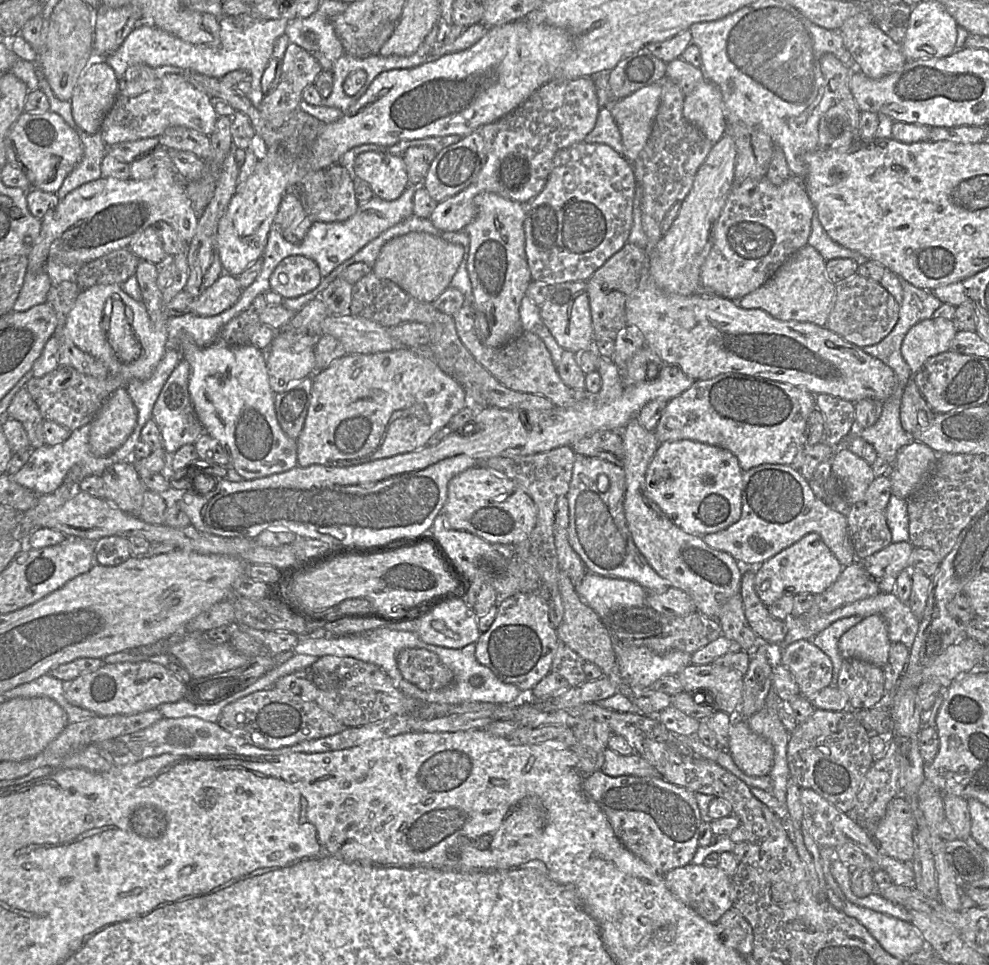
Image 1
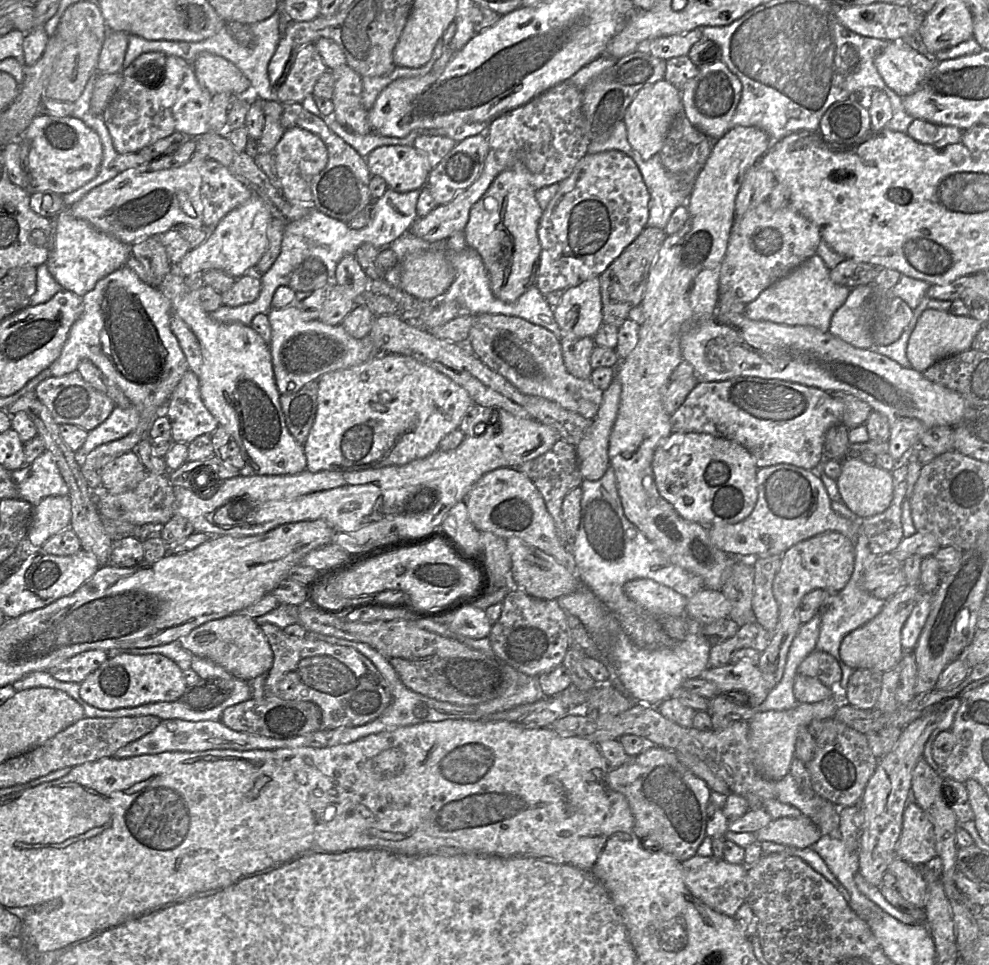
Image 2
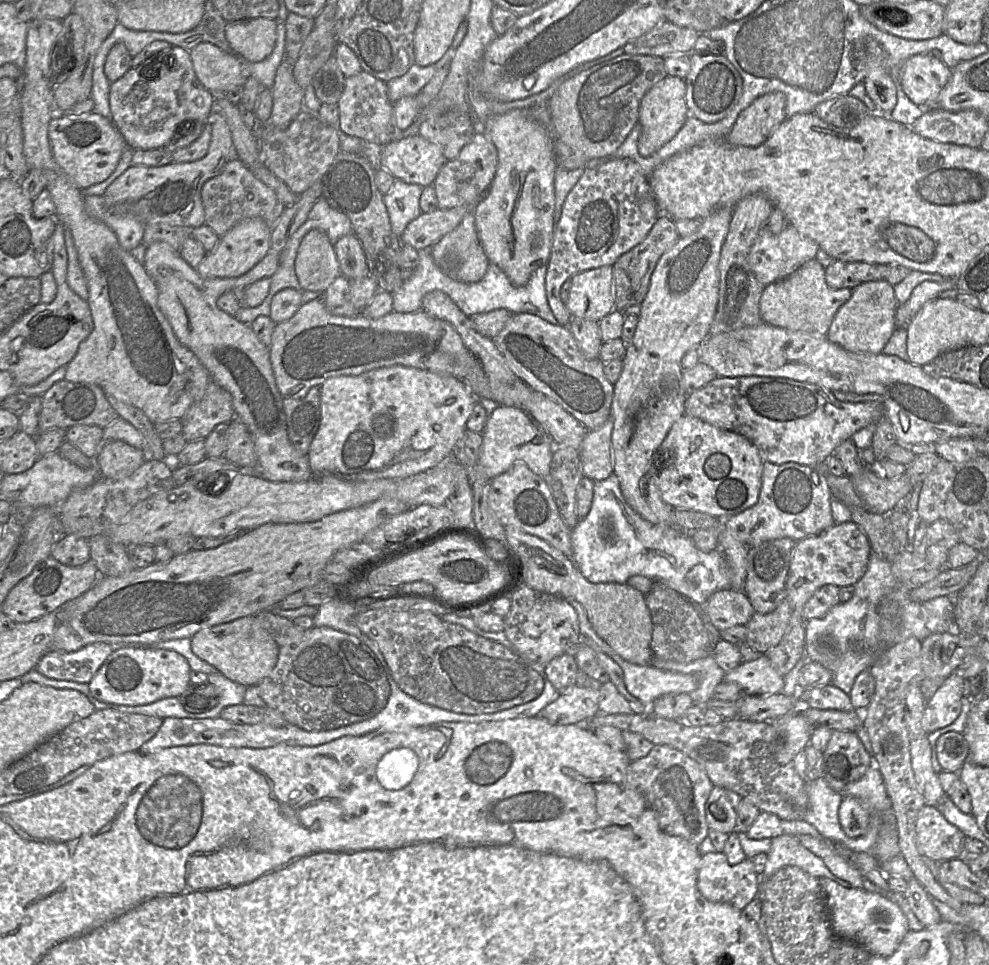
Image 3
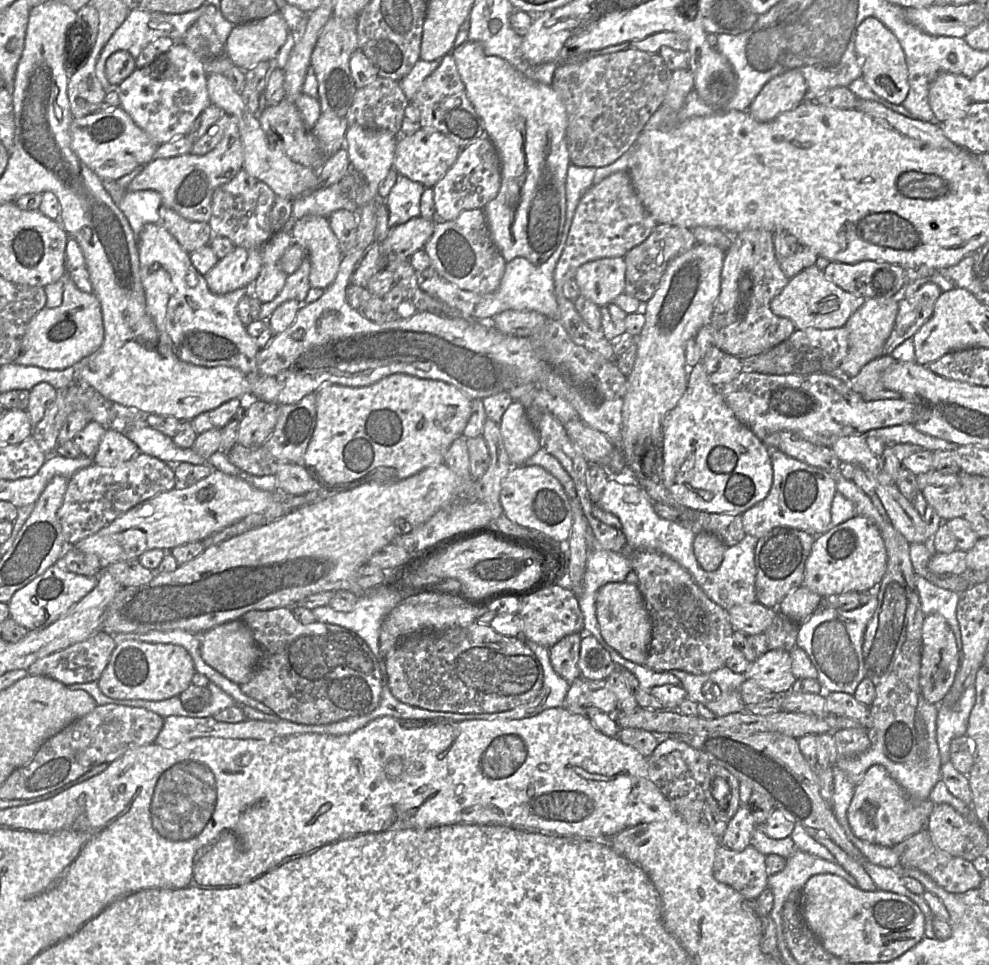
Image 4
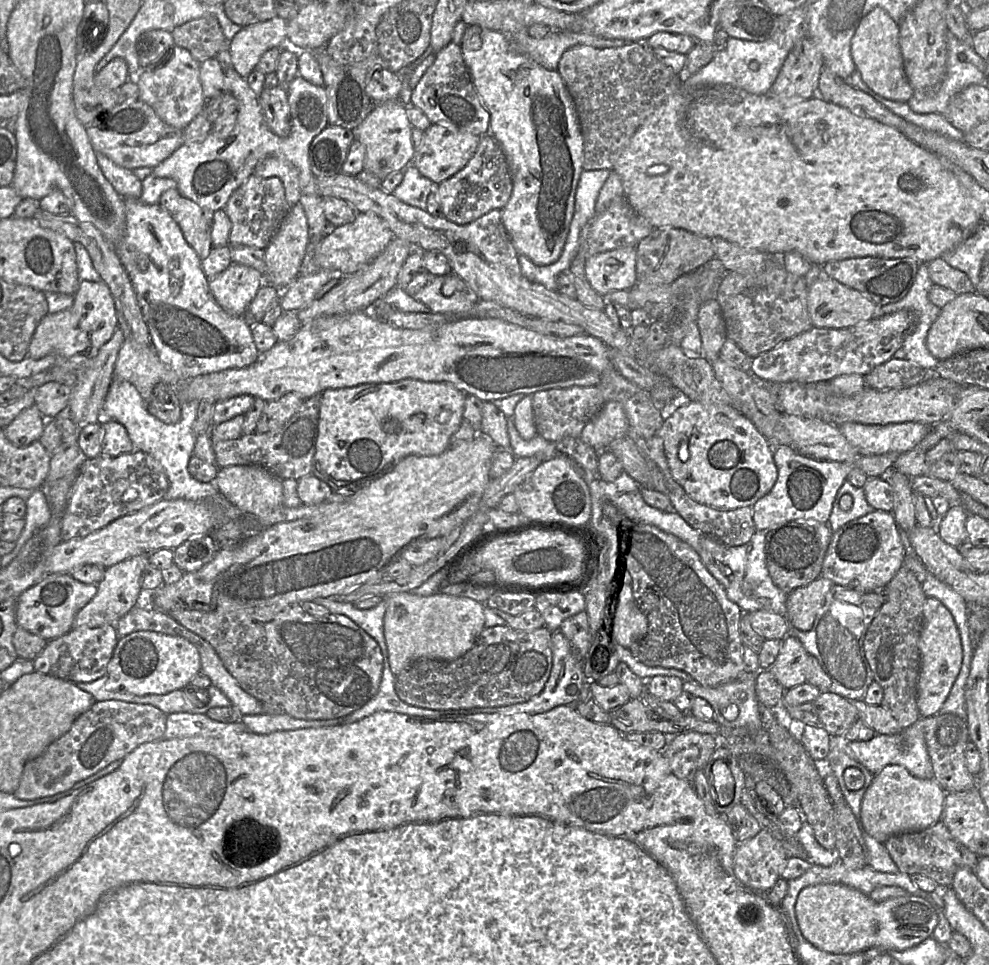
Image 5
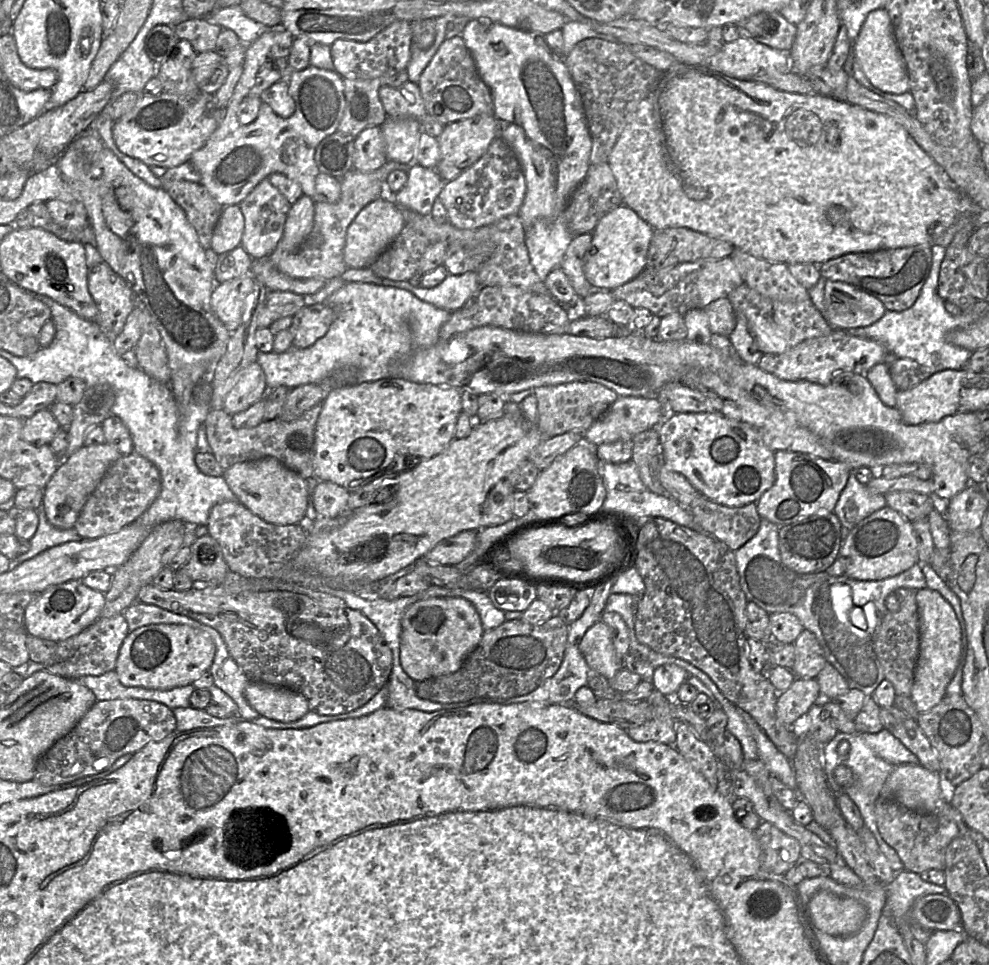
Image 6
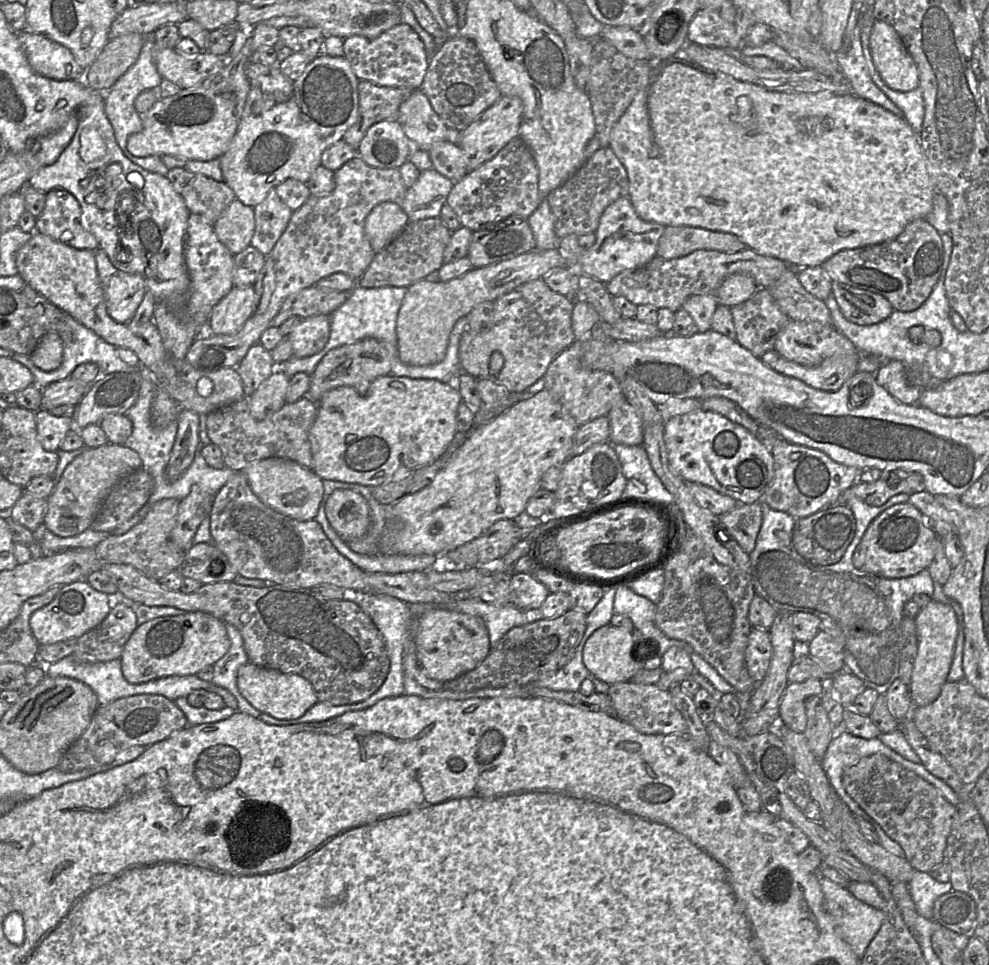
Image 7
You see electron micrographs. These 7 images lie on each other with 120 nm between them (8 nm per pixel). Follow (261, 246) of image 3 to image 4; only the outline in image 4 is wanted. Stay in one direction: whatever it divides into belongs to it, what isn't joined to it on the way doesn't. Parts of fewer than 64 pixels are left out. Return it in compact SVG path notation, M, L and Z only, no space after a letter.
M236 246L232 252L219 259L204 277L213 293L223 295L239 288L252 286L261 269L260 248Z

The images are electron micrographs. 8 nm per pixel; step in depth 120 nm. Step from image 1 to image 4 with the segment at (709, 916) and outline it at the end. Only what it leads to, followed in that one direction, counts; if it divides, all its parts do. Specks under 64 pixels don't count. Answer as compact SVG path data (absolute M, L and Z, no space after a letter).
M752 845L741 852L719 846L713 865L714 878L754 901L767 887L765 857Z

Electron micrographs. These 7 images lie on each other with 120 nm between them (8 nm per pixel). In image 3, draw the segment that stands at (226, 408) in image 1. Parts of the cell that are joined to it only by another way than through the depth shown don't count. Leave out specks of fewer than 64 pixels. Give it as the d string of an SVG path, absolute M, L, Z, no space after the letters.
M155 242L146 247L143 266L157 286L157 305L168 319L175 336L204 365L213 382L231 394L235 417L244 422L254 442L257 467L260 470L261 477L273 482L295 482L311 478L312 473L307 455L300 453L288 437L282 404L283 396L275 384L269 348L258 339L250 325L239 321L236 317L222 311L217 306L217 299L223 293L234 289L243 290L257 280L270 278L279 266L279 253L268 253L252 269L241 276L206 278L191 267L172 246L164 242Z

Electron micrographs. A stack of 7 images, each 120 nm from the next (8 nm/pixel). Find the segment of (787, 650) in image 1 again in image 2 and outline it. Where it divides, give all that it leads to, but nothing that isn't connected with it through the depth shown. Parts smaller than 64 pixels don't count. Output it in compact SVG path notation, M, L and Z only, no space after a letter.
M813 650L799 664L797 674L817 678L822 684L831 688L841 678L841 669L833 656Z

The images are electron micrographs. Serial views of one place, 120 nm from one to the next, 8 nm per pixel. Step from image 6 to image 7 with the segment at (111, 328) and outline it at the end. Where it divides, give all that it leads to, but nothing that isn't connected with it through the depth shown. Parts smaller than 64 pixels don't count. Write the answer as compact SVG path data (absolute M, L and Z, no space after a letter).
M101 248L95 251L95 259L107 312L114 321L127 324L147 292L145 281L138 274L125 273L114 267Z

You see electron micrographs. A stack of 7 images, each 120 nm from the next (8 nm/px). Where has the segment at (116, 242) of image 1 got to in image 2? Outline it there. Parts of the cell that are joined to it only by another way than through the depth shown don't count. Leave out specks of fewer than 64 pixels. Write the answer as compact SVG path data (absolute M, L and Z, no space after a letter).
M195 151L188 162L178 167L145 172L125 170L72 204L70 212L98 231L129 245L160 235L177 225L203 227L200 189L206 159L205 154Z

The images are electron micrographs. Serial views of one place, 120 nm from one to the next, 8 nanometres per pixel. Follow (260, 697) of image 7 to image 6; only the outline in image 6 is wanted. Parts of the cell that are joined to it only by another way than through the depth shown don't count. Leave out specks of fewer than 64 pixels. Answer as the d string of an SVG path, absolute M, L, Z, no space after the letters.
M249 682L244 697L259 715L279 722L297 721L310 711L307 699L287 688Z

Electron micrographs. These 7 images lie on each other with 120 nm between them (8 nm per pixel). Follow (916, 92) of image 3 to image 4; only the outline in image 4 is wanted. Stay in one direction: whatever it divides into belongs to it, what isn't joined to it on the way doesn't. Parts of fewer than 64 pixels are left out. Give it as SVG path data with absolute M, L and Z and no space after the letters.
M942 73L931 83L928 93L934 122L944 122L966 115L971 103L971 81L963 75Z

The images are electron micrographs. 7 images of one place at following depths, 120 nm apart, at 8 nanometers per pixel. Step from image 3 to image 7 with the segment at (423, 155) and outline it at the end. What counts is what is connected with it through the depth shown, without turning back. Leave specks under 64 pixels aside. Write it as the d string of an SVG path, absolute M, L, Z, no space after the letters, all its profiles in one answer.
M501 96L499 101L489 107L468 127L461 131L457 145L462 149L467 168L472 171L491 160L510 141L519 137L519 128L523 116L523 102L515 96Z

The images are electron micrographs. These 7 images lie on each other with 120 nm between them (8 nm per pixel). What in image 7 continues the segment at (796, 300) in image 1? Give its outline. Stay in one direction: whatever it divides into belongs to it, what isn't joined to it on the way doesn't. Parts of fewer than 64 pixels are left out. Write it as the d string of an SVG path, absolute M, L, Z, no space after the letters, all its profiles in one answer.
M831 282L832 295L844 318L860 326L877 324L887 319L894 311L881 295L858 290L850 286Z

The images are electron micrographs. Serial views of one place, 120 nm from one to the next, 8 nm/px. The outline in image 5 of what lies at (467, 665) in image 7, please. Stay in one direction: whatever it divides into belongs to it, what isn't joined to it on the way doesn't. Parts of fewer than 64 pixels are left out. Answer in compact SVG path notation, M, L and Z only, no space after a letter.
M395 593L383 597L386 604L384 637L390 669L395 676L420 658L453 661L468 652L485 628L483 604L467 597L437 593L421 596L414 593Z

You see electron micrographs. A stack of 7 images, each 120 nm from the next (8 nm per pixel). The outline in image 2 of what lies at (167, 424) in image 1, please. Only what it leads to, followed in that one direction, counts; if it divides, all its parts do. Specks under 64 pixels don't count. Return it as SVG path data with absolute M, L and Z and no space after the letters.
M188 370L181 378L162 414L171 424L171 440L188 444L195 438L211 434L219 427L217 419L205 407L200 393L199 379Z

